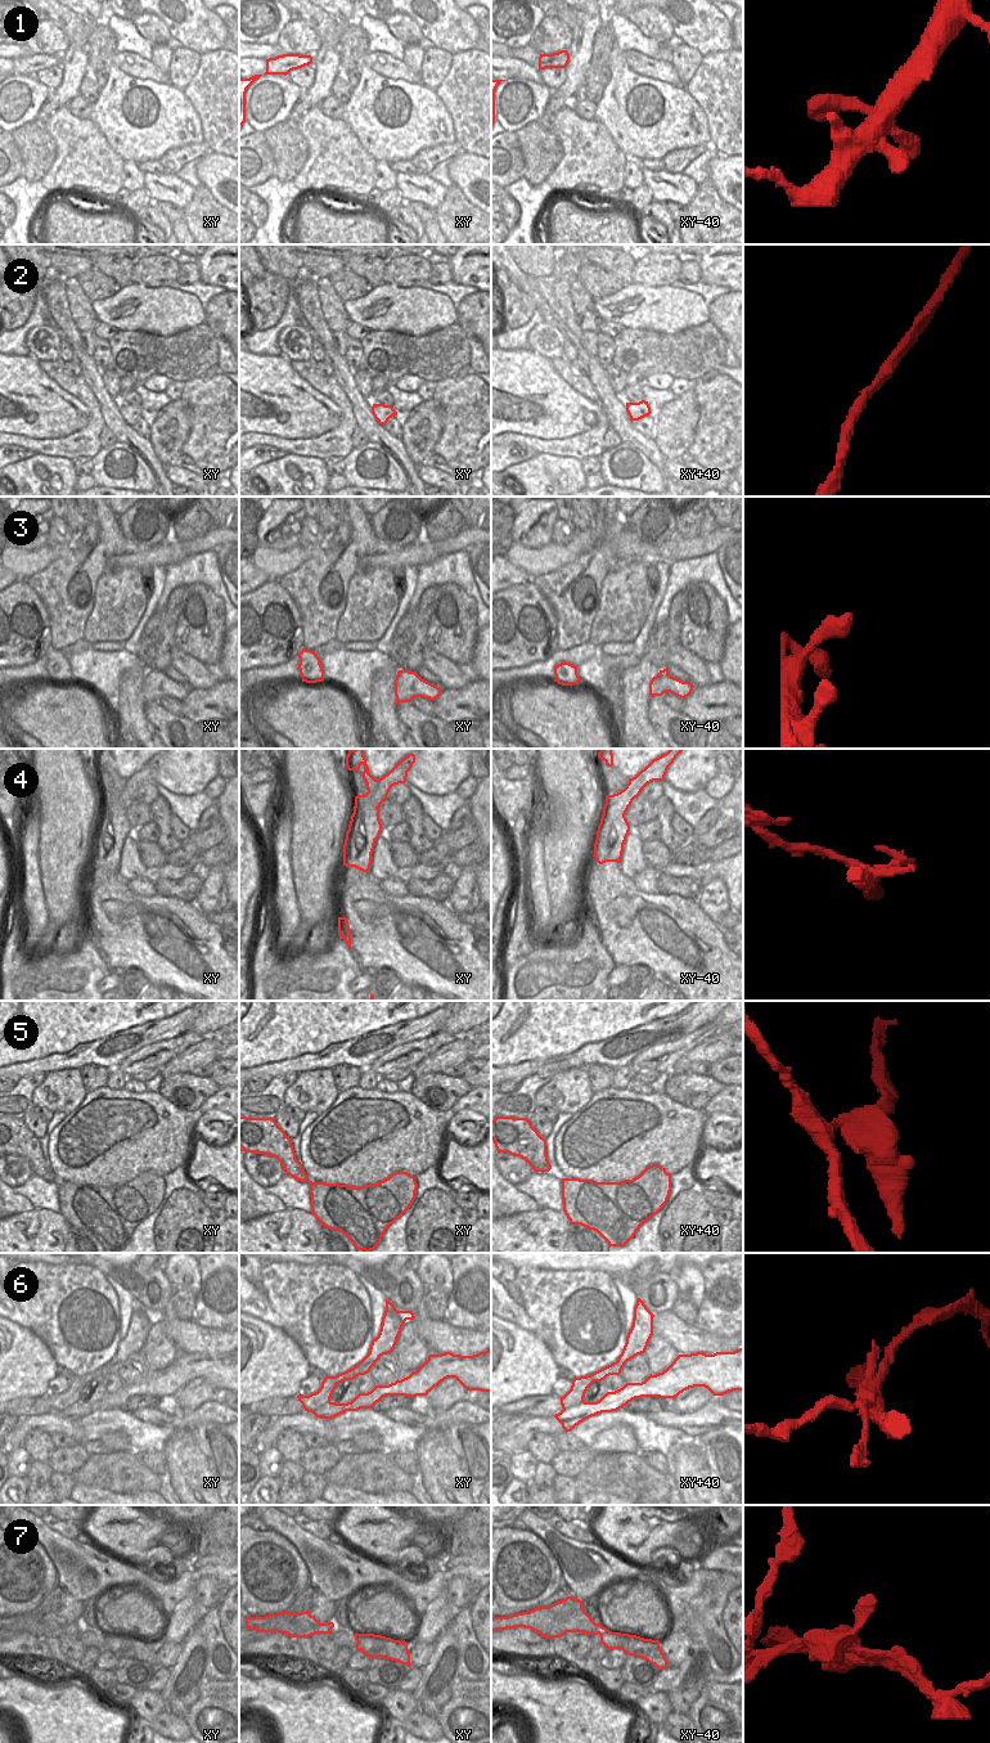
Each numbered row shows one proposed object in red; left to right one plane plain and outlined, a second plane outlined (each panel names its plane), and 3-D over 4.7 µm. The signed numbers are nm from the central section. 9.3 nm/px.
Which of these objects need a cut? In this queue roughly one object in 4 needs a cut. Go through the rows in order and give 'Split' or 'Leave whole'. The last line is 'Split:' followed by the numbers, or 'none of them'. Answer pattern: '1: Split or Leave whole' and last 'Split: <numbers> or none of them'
1: Leave whole
2: Leave whole
3: Leave whole
4: Split
5: Leave whole
6: Split
7: Split
Split: 4, 6, 7.

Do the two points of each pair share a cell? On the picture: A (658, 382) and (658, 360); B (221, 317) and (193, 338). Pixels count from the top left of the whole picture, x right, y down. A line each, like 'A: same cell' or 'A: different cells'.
A: different cells
B: different cells

